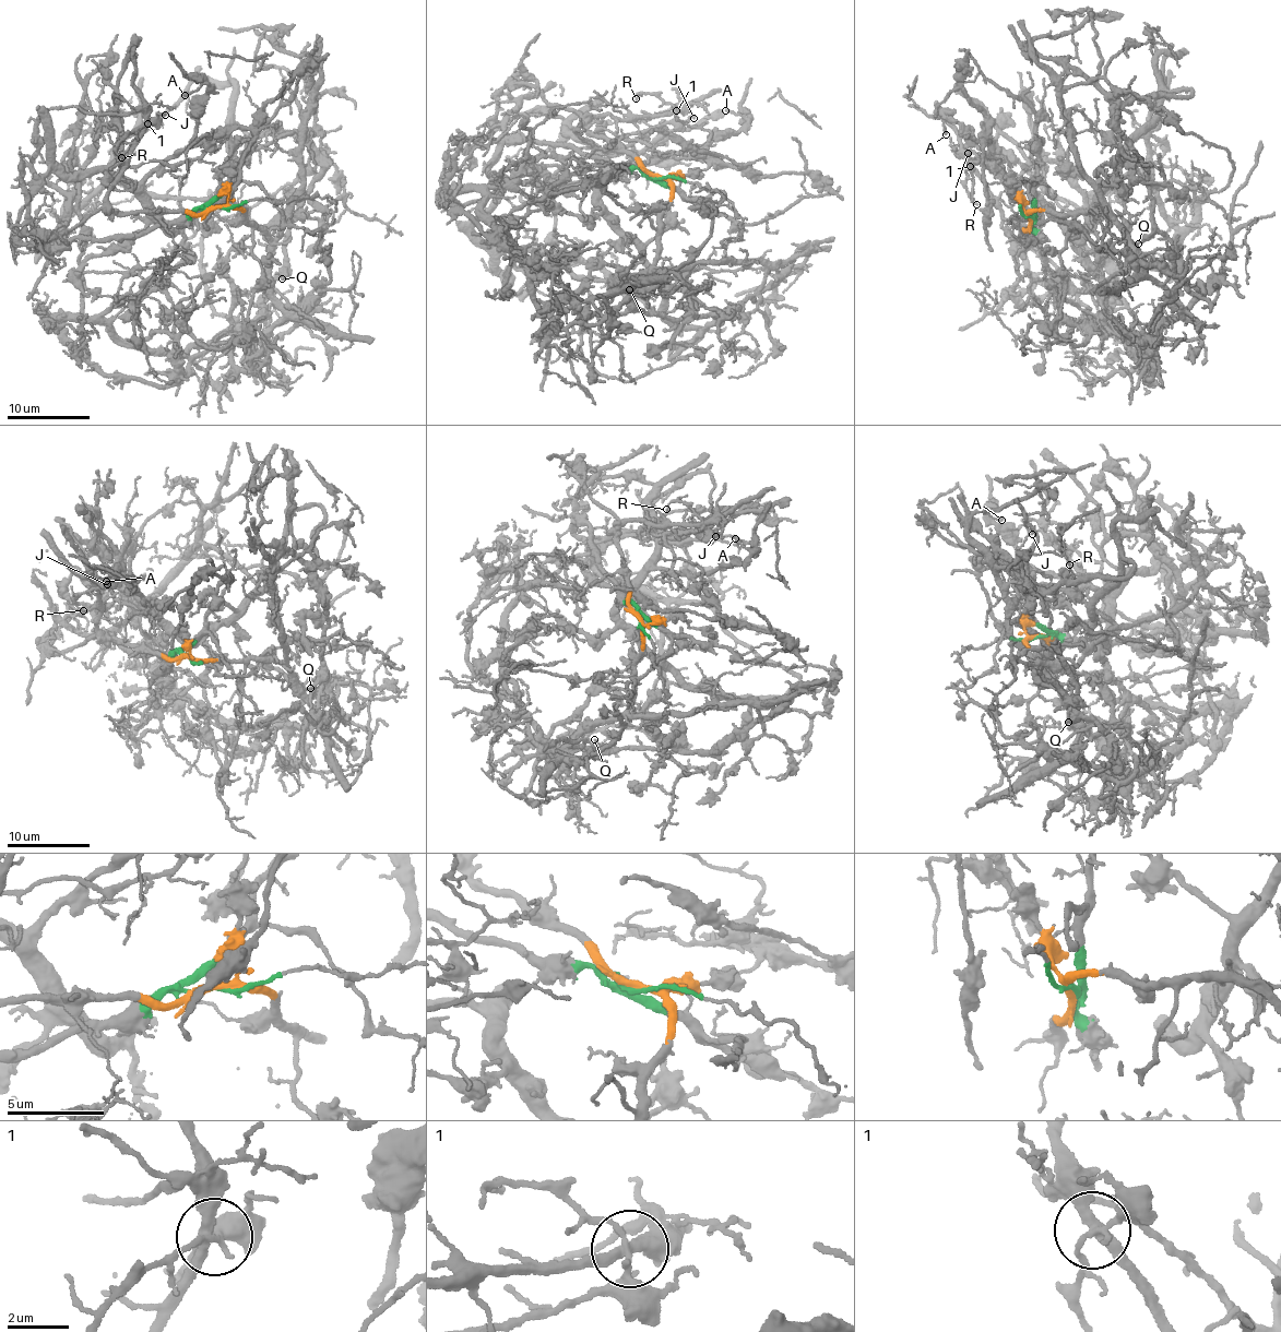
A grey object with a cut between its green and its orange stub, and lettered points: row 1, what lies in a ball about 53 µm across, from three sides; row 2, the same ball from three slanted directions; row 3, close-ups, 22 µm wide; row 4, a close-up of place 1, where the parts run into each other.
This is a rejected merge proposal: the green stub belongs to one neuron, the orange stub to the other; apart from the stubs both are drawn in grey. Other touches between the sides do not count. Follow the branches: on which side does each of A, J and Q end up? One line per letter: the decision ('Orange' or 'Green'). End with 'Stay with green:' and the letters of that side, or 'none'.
A: Green
J: Green
Q: Green
Stay with green: A, J, Q

